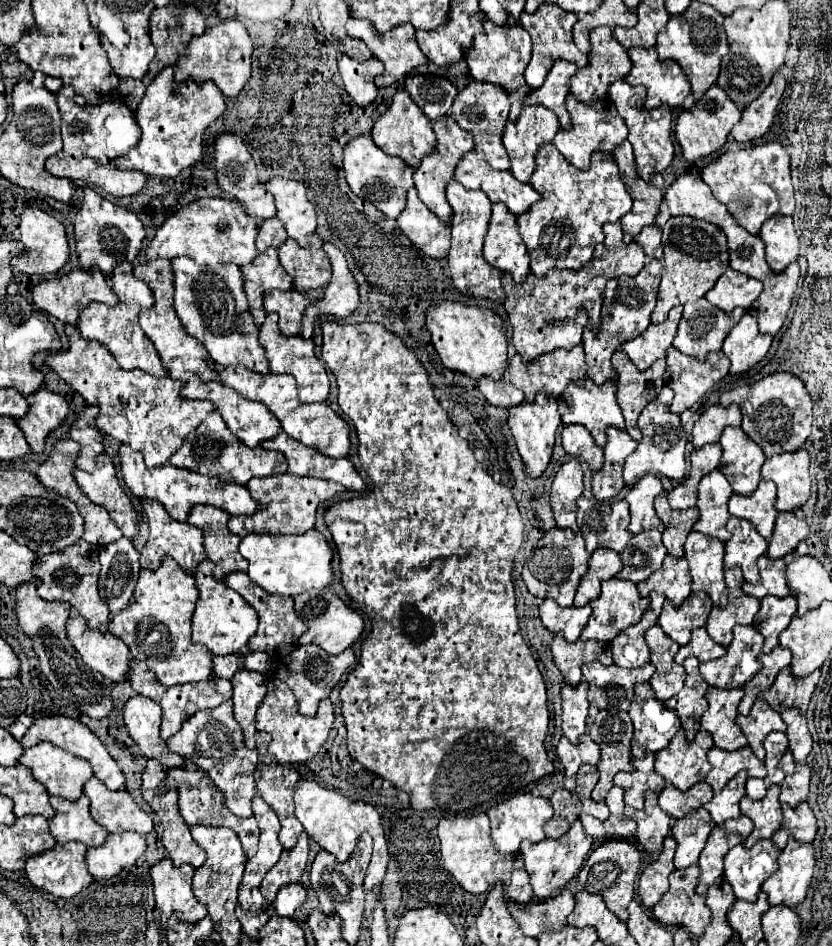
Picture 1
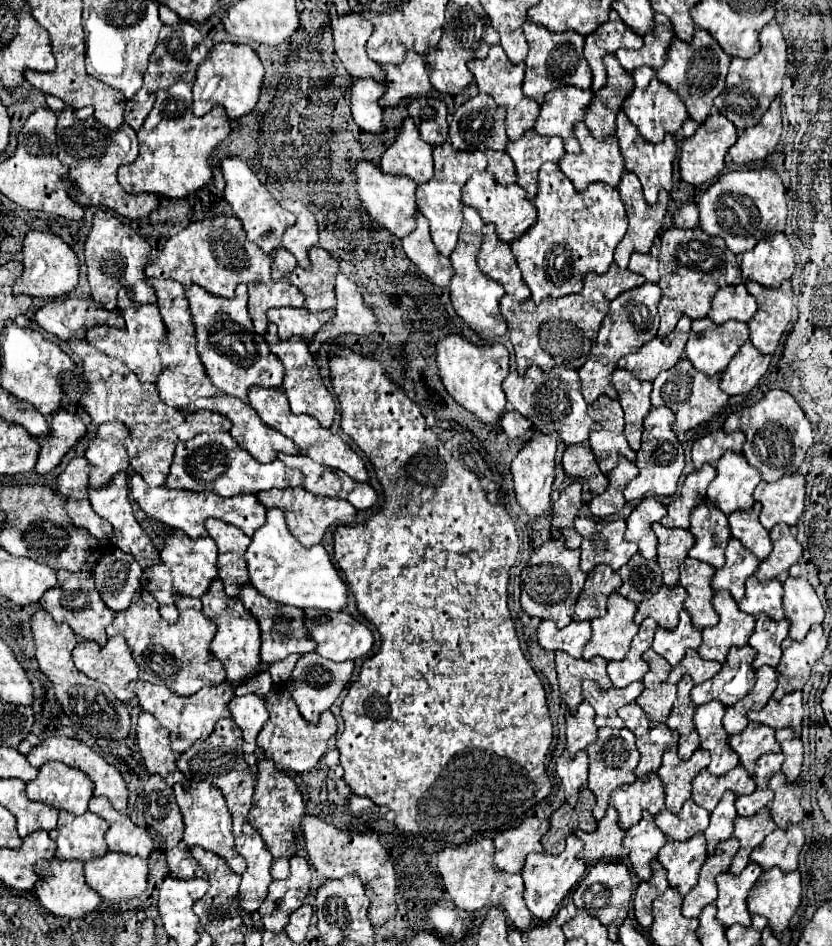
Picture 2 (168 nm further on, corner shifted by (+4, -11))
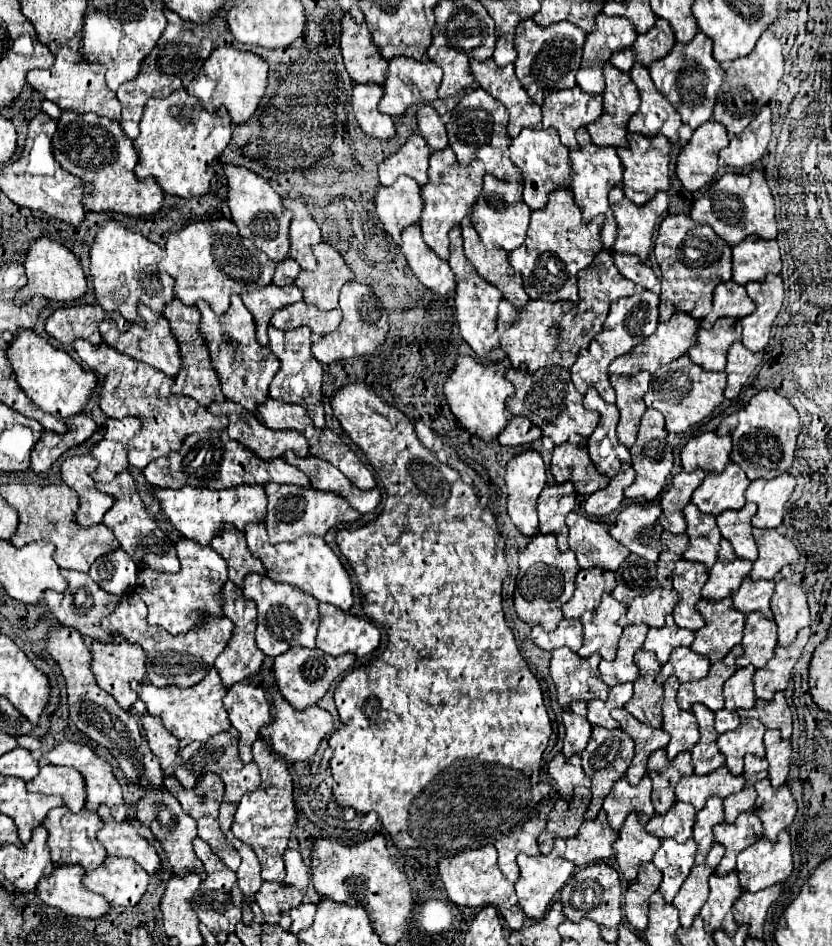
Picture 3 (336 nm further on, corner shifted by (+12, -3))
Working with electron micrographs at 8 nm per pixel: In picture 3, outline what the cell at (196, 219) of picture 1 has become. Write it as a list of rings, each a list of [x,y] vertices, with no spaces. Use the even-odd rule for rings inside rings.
[[[219,218],[191,222],[179,232],[169,234],[165,258],[157,264],[157,270],[167,272],[175,280],[173,292],[183,304],[193,306],[197,300],[205,300],[217,314],[221,314],[229,308],[229,296],[233,292],[241,294],[267,286],[275,266],[277,262],[269,260],[249,238],[239,236],[239,228],[233,220]]]

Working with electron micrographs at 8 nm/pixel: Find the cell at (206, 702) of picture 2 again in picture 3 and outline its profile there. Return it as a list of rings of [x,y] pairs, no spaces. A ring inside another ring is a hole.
[[[209,670],[207,676],[191,686],[191,688],[177,688],[177,686],[165,686],[165,688],[157,688],[153,684],[137,684],[133,682],[133,690],[137,692],[139,700],[145,702],[147,712],[153,716],[159,716],[163,720],[163,726],[175,736],[179,738],[179,744],[185,746],[193,740],[201,740],[205,742],[209,736],[229,730],[231,722],[229,722],[229,714],[223,708],[223,696],[227,692],[227,688],[223,686],[217,670]]]

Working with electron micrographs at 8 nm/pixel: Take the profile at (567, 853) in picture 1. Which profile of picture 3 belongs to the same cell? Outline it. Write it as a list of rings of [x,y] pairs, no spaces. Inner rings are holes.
[[[557,838],[555,840],[555,848],[551,854],[537,854],[537,856],[527,856],[527,854],[519,854],[517,856],[517,864],[519,864],[519,880],[515,882],[515,890],[517,890],[517,898],[519,904],[523,908],[523,912],[533,918],[533,920],[541,920],[547,912],[547,906],[551,904],[553,896],[563,888],[563,884],[573,876],[575,872],[575,864],[569,864],[565,858],[565,840]]]

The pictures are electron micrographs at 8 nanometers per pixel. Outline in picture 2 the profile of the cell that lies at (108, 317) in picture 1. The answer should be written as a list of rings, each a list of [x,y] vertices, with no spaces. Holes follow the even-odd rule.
[[[121,290],[119,294],[119,312],[123,314],[125,318],[125,328],[111,328],[111,326],[97,326],[97,328],[91,328],[87,332],[87,342],[93,344],[97,350],[113,356],[113,358],[119,358],[123,364],[127,364],[141,382],[157,382],[157,376],[161,374],[161,360],[159,360],[159,344],[165,342],[165,324],[161,320],[161,314],[159,314],[159,308],[157,304],[135,304],[129,296],[127,296],[127,290]]]

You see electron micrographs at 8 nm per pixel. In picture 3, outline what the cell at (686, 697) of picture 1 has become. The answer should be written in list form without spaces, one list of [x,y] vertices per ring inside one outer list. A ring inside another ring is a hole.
[[[669,676],[665,682],[665,700],[663,700],[663,730],[671,734],[667,744],[667,756],[675,758],[683,750],[691,750],[699,740],[699,730],[695,716],[687,710],[681,710],[675,702],[679,688],[677,676]]]

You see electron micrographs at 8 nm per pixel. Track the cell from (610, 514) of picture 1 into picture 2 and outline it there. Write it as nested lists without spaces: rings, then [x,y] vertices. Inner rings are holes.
[[[579,516],[575,528],[583,534],[581,544],[581,570],[591,572],[599,564],[611,566],[615,572],[629,562],[637,546],[623,538],[625,520],[599,520]]]

